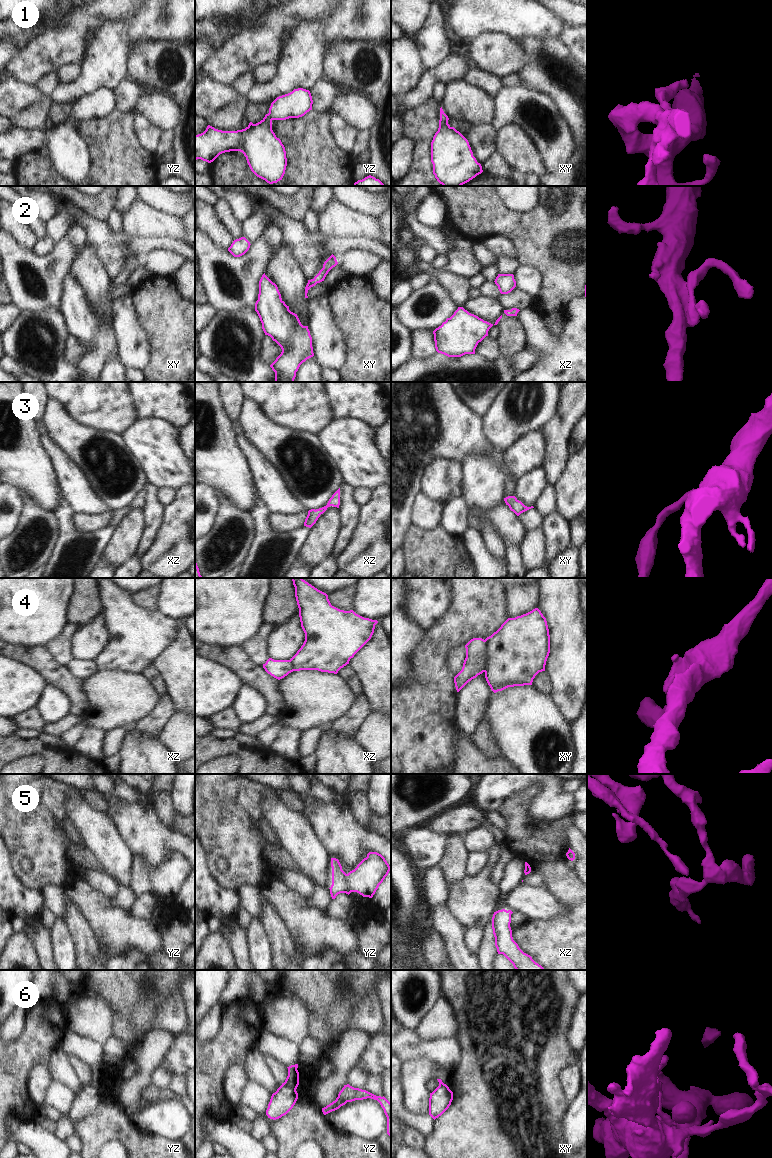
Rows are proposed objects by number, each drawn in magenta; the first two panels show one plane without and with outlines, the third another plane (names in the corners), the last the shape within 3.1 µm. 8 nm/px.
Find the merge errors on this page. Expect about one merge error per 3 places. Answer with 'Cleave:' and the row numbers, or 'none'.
Cleave: 4, 6

